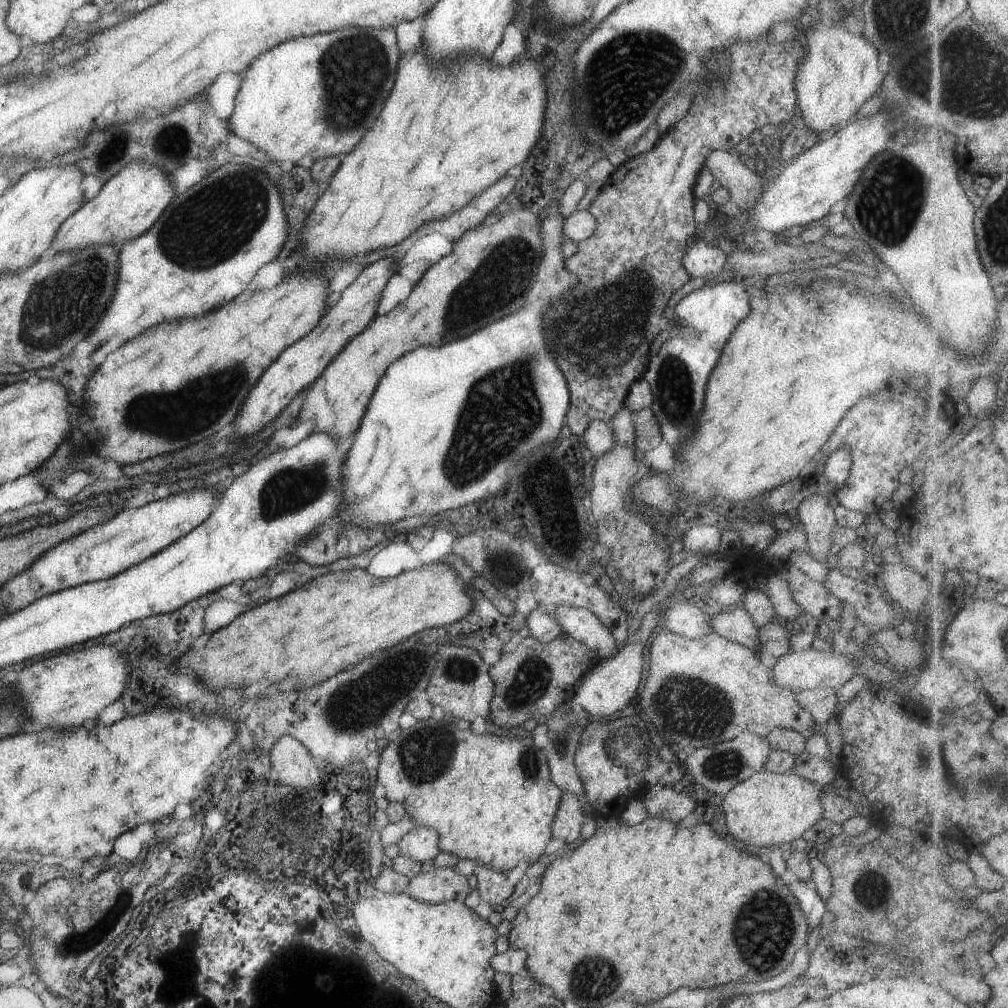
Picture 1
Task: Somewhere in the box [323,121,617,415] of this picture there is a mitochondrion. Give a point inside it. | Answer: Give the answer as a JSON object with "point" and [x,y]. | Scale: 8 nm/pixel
{"point":[505,272]}

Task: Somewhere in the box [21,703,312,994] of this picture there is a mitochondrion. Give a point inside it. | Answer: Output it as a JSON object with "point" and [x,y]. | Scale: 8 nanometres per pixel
{"point":[78,943]}

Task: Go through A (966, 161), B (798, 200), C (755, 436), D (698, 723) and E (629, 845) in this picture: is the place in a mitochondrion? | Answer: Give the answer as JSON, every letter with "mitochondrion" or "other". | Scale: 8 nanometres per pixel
{"A":"other","B":"other","C":"other","D":"mitochondrion","E":"other"}

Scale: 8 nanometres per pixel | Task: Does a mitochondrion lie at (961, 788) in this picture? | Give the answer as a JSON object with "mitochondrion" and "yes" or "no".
{"mitochondrion":"yes"}

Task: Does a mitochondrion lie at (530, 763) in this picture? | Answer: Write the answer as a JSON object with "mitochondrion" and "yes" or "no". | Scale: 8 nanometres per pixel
{"mitochondrion":"yes"}

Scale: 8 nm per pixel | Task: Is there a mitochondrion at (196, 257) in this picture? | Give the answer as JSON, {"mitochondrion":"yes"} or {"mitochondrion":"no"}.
{"mitochondrion":"yes"}

